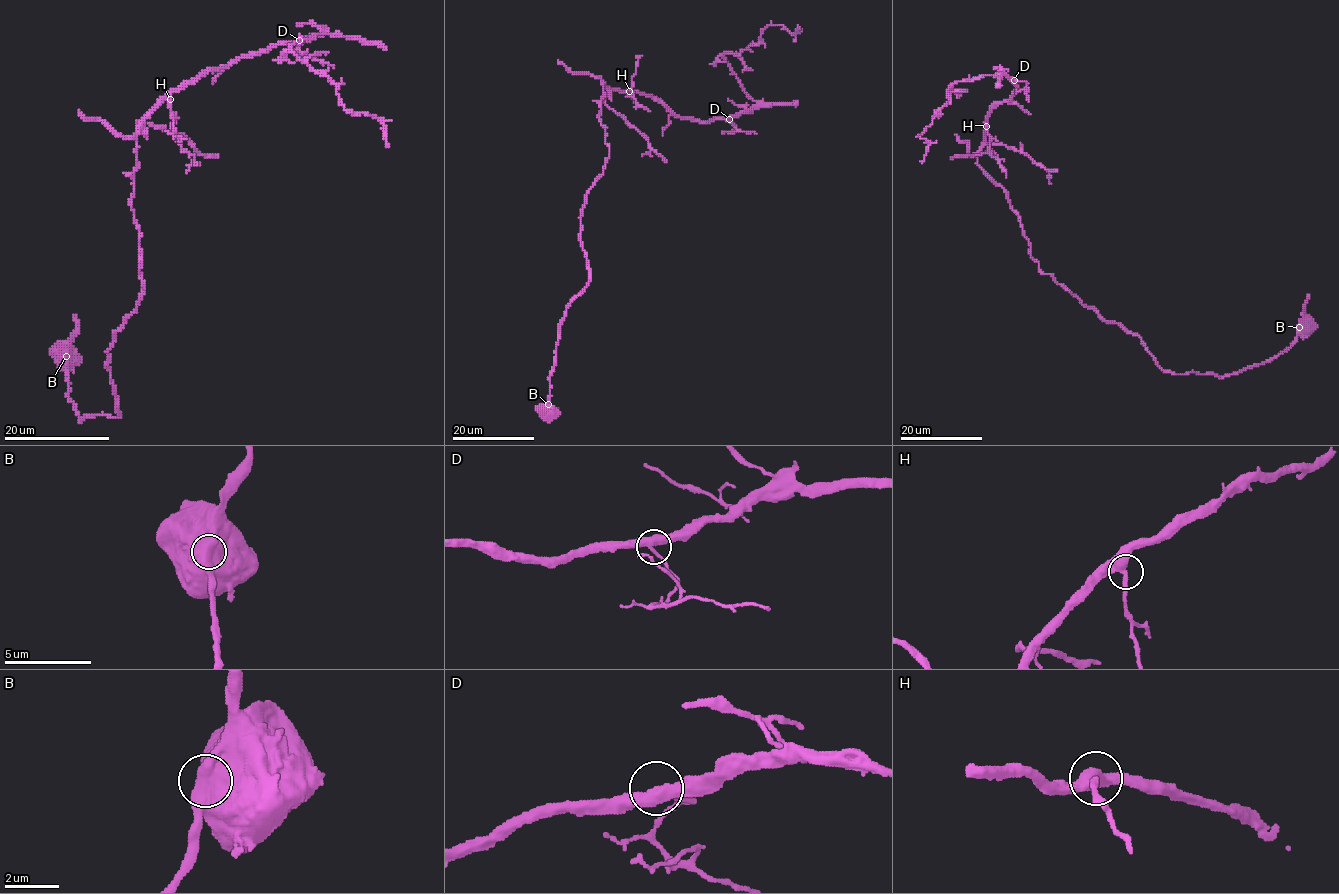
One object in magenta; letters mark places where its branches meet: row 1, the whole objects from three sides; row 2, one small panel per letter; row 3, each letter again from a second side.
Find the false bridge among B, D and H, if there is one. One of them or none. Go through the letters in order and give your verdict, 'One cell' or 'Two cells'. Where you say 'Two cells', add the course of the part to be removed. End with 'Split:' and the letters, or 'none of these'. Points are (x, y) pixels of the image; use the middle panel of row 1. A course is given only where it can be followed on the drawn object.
B: One cell
D: One cell
H: One cell
Split: none of these

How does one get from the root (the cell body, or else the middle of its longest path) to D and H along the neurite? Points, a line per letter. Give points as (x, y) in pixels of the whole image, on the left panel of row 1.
D: (62, 359), (79, 419), (117, 418), (107, 352), (144, 290), (132, 208), (136, 133), (173, 91), (299, 40)
H: (62, 359), (79, 419), (117, 418), (107, 352), (144, 290), (132, 208), (136, 133), (170, 99)

